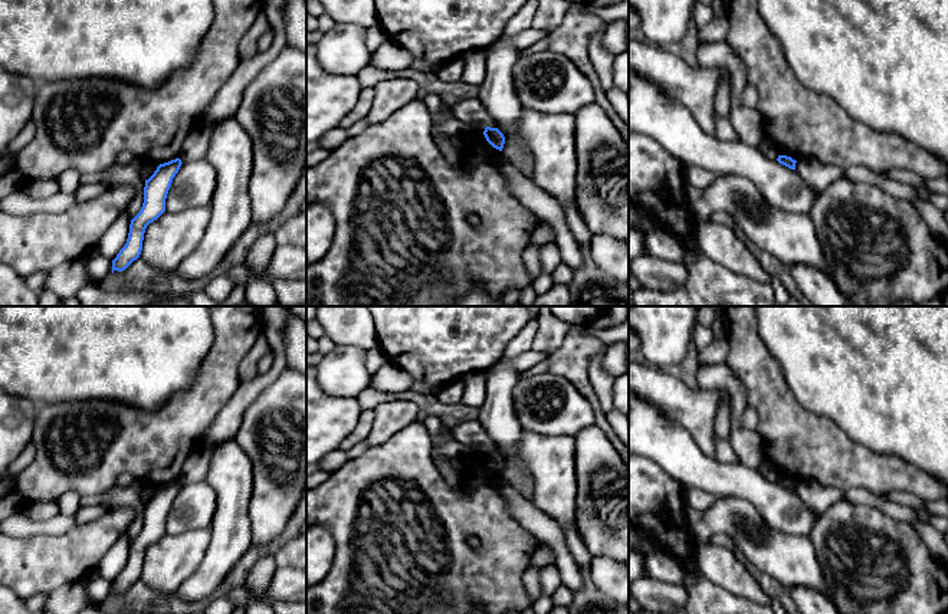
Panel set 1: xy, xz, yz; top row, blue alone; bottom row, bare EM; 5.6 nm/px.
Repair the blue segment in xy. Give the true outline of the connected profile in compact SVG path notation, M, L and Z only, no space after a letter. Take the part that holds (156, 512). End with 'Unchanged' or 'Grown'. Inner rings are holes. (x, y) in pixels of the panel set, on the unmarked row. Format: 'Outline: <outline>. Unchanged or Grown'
Outline: M180 480L160 486L154 496L145 502L142 529L131 542L125 568L112 582L112 595L115 592L125 592L134 582L140 579L145 551L165 533L165 521L173 500L178 495L181 486L183 485Z. Unchanged

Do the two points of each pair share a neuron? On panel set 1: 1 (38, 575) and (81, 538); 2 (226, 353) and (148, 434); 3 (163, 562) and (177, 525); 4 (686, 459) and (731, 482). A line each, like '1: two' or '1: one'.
1: one
2: one
3: two
4: one

